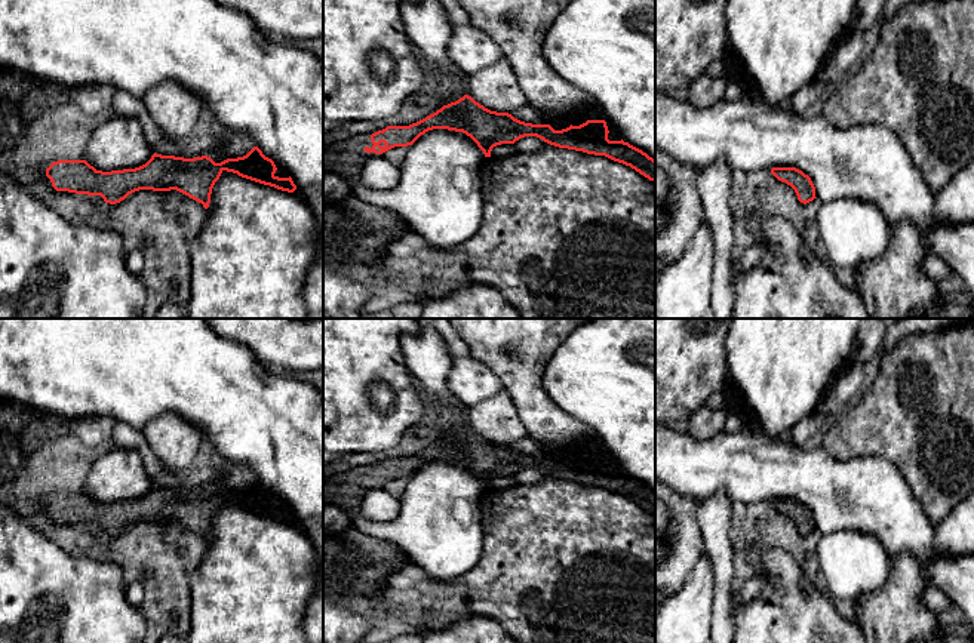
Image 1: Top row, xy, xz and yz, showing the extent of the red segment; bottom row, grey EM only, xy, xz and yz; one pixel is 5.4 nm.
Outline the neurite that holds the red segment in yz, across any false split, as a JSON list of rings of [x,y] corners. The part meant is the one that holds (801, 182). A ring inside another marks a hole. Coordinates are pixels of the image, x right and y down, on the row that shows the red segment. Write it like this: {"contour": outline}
{"contour": [[[772,167],[771,173],[781,182],[790,185],[798,200],[804,204],[812,201],[815,197],[815,187],[808,175],[796,167]]]}

